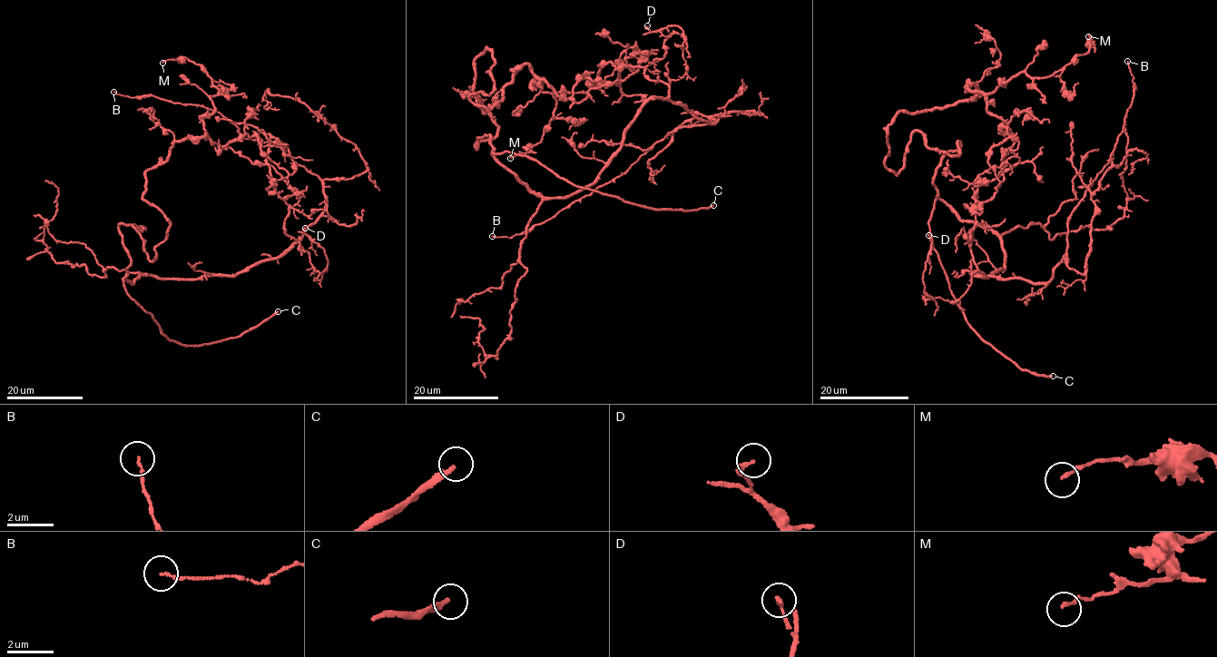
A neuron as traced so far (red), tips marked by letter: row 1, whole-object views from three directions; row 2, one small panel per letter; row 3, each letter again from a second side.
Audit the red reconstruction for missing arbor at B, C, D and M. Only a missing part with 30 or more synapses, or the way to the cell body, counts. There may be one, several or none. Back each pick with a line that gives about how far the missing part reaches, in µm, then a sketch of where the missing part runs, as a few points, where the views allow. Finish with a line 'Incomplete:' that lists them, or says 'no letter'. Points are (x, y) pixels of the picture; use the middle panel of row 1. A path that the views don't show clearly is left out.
C: 70 µm
Incomplete: C

